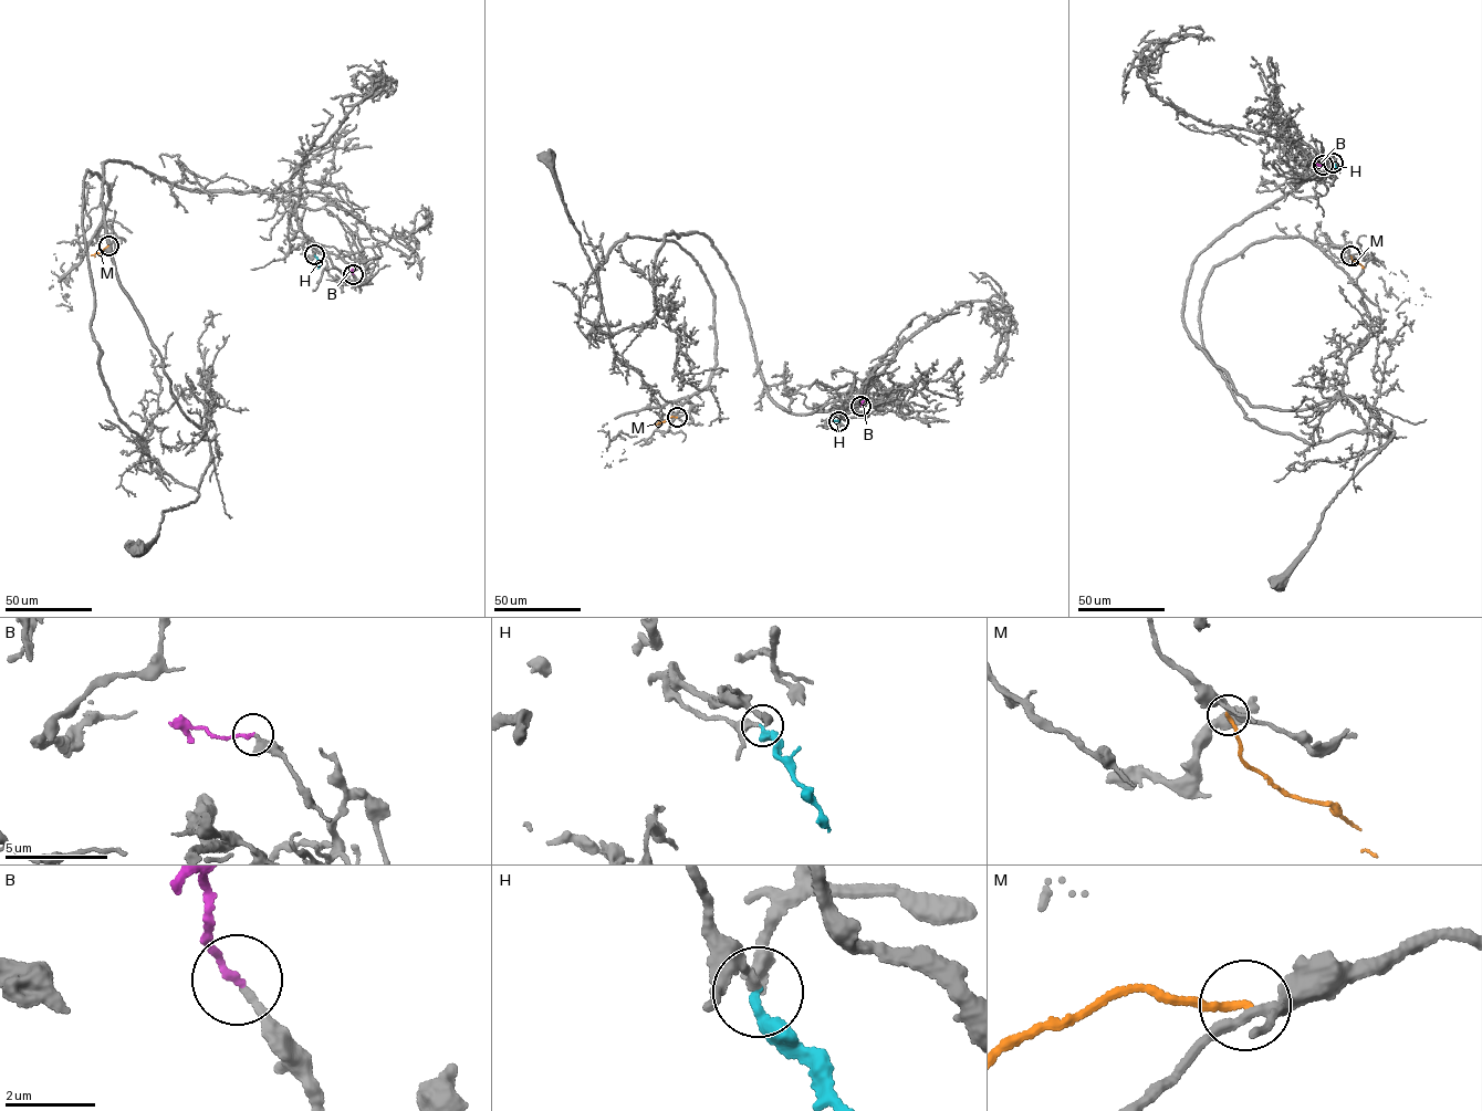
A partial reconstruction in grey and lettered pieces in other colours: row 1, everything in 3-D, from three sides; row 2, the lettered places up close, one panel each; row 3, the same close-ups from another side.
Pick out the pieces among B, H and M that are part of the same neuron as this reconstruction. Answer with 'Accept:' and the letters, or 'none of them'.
Accept: H

